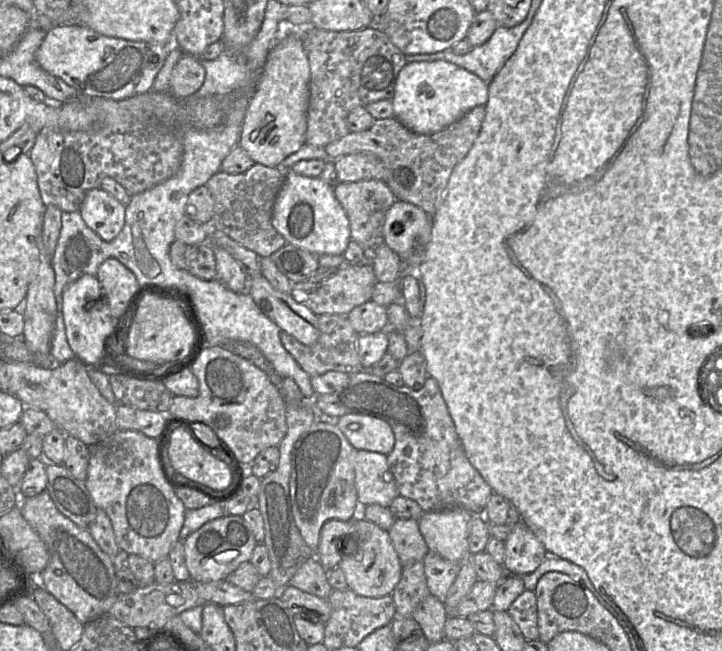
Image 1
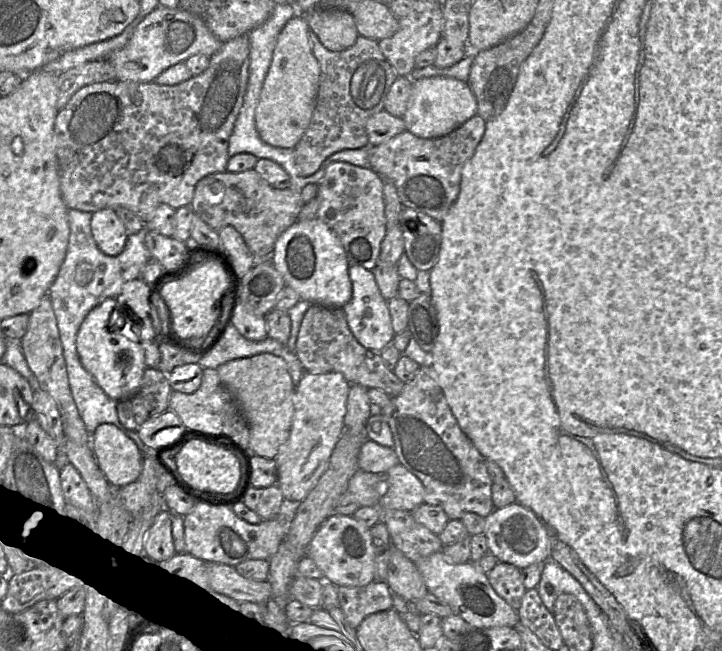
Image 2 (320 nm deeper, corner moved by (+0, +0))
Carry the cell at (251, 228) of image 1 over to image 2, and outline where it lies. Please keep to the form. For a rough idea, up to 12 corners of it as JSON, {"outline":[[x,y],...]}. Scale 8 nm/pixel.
{"outline":[[254,168],[207,175],[194,213],[233,226],[256,256],[272,255],[297,221],[301,192]]}

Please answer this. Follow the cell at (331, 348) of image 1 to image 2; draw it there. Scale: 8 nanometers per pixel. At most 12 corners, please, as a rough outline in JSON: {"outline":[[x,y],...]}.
{"outline":[[311,303],[295,353],[305,372],[398,396],[405,385],[357,341],[342,307]]}

